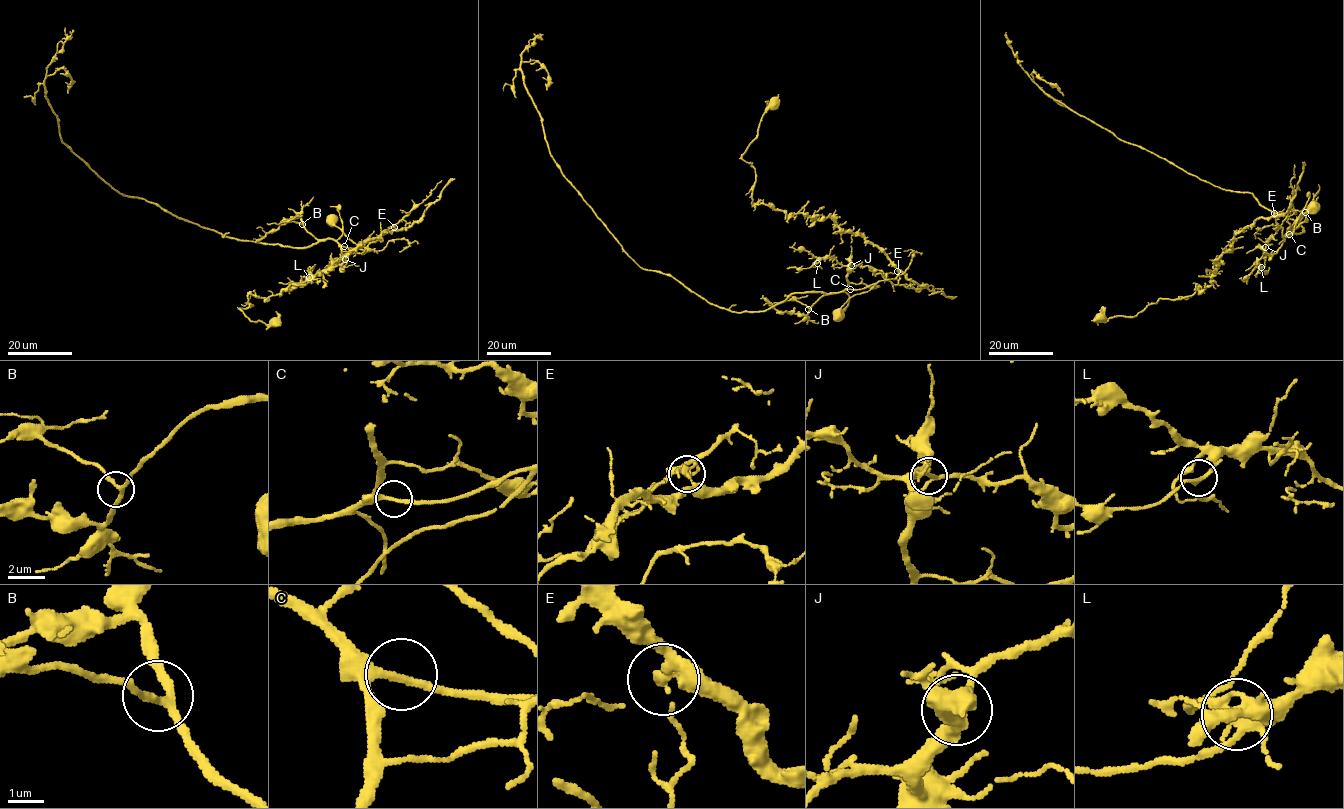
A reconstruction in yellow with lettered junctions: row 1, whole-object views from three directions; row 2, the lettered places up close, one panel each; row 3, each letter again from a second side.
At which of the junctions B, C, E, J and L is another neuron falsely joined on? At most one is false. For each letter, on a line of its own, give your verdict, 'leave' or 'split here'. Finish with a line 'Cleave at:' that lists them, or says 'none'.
B: leave
C: leave
E: split here
J: leave
L: leave
Cleave at: E

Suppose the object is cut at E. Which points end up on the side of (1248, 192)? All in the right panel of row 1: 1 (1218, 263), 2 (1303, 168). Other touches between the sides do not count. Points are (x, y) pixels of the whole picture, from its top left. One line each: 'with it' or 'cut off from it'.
1: cut off from it
2: cut off from it

